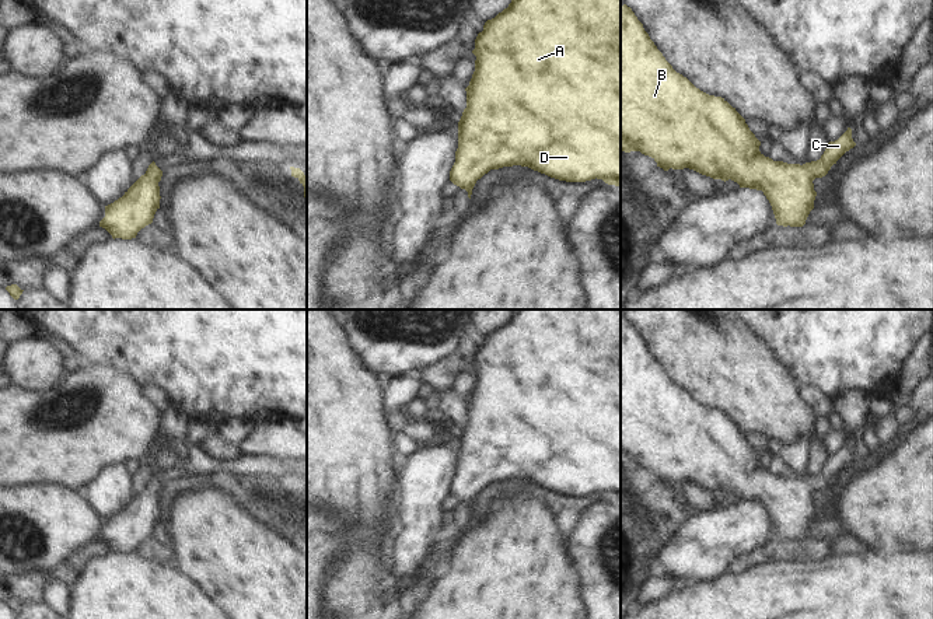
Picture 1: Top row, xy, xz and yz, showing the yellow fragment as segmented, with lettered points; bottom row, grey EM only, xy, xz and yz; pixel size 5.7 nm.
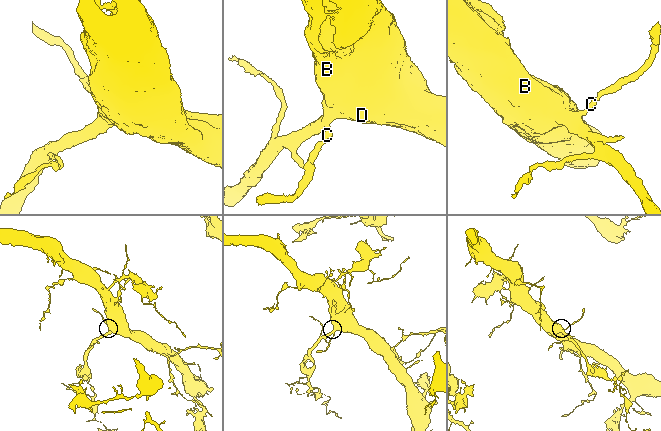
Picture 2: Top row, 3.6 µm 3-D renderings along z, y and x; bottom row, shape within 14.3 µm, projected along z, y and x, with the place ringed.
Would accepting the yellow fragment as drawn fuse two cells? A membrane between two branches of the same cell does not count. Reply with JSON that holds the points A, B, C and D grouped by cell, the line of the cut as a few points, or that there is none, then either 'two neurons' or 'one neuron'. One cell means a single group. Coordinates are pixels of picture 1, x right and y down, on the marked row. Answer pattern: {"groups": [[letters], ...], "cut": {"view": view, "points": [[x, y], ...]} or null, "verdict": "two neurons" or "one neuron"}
{"groups": [["A", "B", "C", "D"]], "cut": null, "verdict": "one neuron"}

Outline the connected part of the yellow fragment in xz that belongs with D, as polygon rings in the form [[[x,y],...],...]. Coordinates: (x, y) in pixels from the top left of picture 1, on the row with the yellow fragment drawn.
[[[511,0],[507,8],[499,13],[495,18],[488,20],[483,25],[483,31],[478,34],[475,39],[475,49],[472,53],[476,56],[475,71],[469,81],[466,91],[466,108],[458,122],[458,148],[455,151],[455,162],[450,171],[450,181],[465,189],[471,199],[472,189],[478,179],[481,179],[490,169],[499,169],[503,167],[521,165],[534,171],[545,174],[551,178],[566,182],[586,182],[591,179],[602,179],[608,185],[621,185],[621,0]]]

